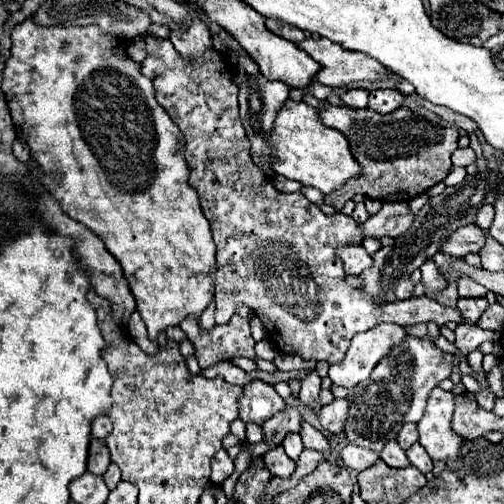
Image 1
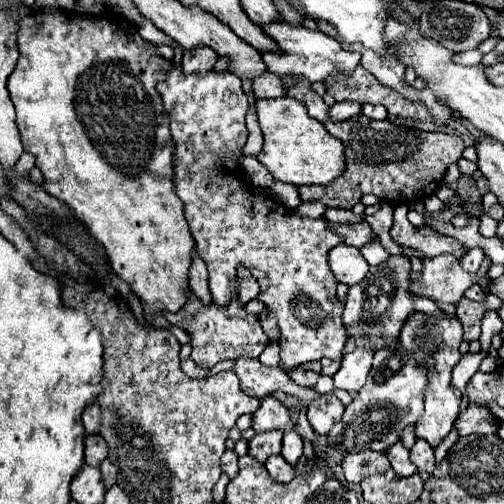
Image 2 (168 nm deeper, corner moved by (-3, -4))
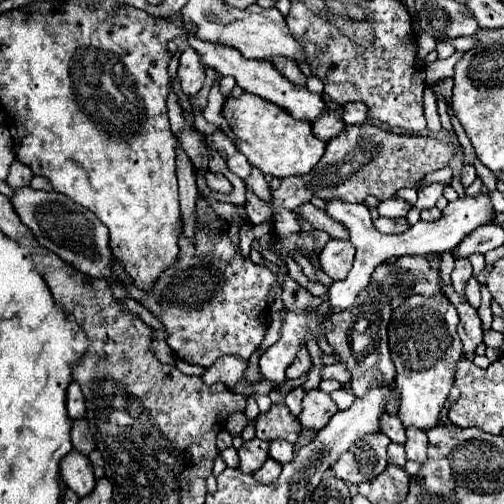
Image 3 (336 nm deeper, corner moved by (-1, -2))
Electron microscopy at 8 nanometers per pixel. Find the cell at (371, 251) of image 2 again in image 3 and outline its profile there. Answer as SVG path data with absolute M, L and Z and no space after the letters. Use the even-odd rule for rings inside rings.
M480 193L476 197L458 197L456 201L446 205L446 211L442 211L442 217L428 223L428 221L418 221L414 227L410 227L410 231L404 231L402 235L384 235L380 231L374 229L372 219L370 219L370 211L366 209L364 203L346 203L346 201L338 201L338 199L330 199L326 201L326 209L324 209L334 221L342 223L348 233L350 233L350 243L356 247L356 261L352 271L348 273L348 277L344 281L334 281L328 289L330 295L330 311L332 309L348 309L354 305L354 299L358 297L358 293L370 283L370 275L374 271L374 267L386 263L392 257L402 257L402 255L428 255L428 253L444 253L444 251L454 251L454 247L458 247L458 243L464 239L464 235L472 233L474 229L488 225L490 219L494 217L494 209L490 203L490 195L488 193Z

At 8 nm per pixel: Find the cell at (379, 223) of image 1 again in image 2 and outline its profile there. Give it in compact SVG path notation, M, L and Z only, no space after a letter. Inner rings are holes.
M362 221L362 223L352 223L352 225L348 225L348 223L344 223L344 225L332 223L330 227L332 227L338 235L344 235L344 243L346 243L346 245L352 245L352 247L358 247L358 249L364 247L368 241L374 241L374 239L378 237L366 221Z

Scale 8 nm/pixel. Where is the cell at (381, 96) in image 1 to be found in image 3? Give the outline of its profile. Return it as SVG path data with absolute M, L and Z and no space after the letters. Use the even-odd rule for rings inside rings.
M346 103L342 119L346 125L360 125L368 119L368 107L364 103Z

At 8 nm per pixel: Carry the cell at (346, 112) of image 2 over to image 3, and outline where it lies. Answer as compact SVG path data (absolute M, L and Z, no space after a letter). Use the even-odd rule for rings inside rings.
M328 109L328 111L312 125L314 137L318 137L318 139L322 139L322 141L334 139L342 129L344 129L344 121L342 121L332 109Z

